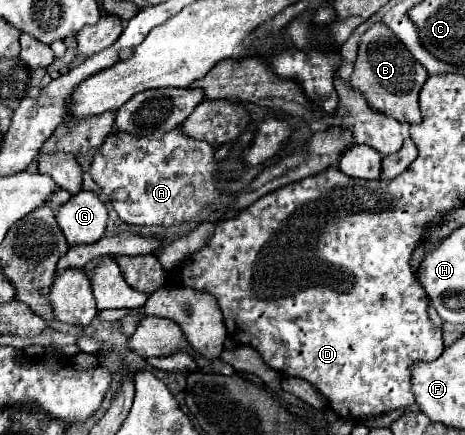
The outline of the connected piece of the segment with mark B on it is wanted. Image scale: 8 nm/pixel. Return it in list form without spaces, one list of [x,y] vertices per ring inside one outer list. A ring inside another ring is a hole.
[[[377,22],[361,38],[353,76],[351,76],[351,86],[365,96],[371,110],[391,116],[399,122],[419,124],[421,112],[417,100],[427,76],[429,76],[427,70],[423,70],[423,66],[419,66],[419,62],[411,58],[409,50],[393,36],[393,32],[381,22]]]

